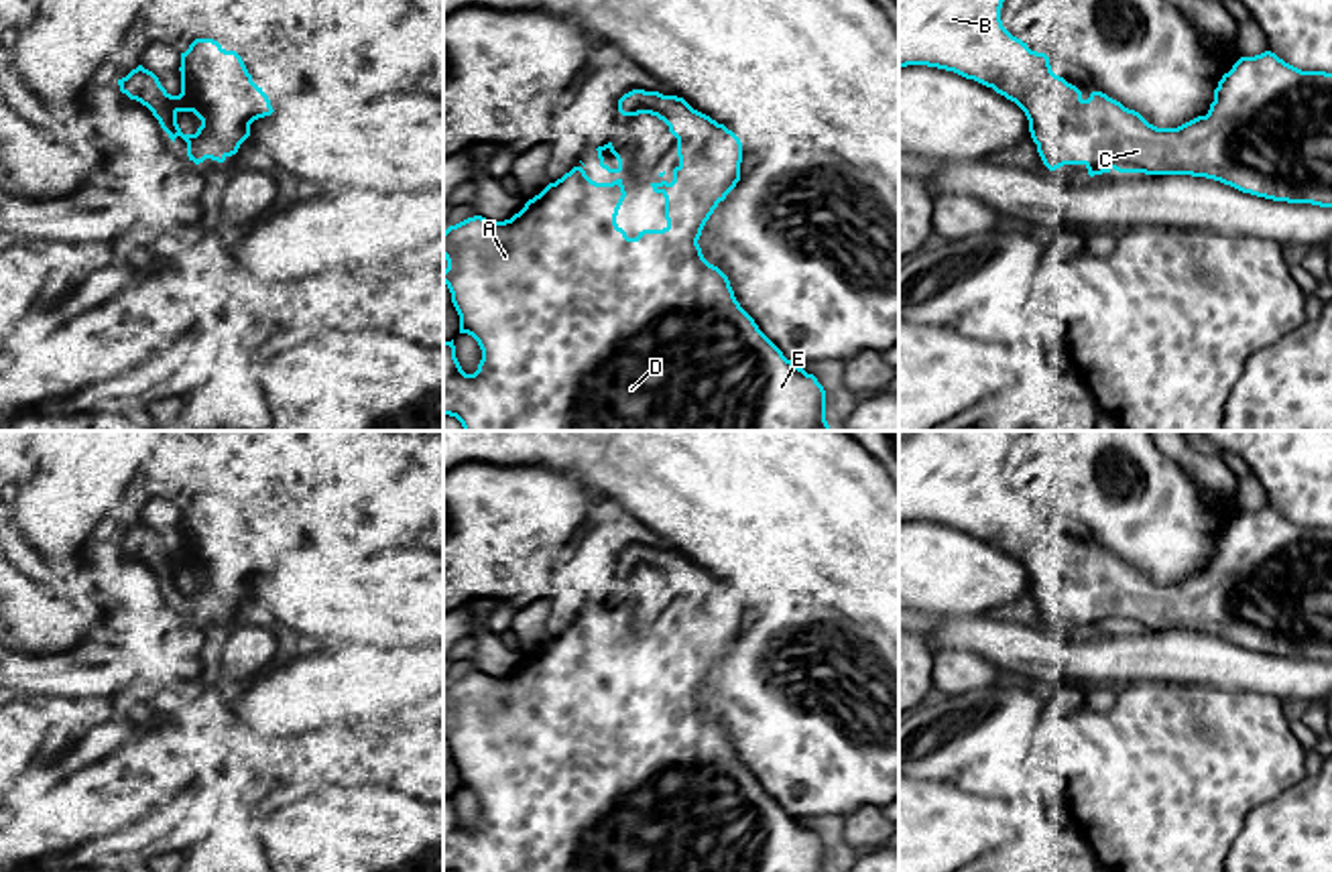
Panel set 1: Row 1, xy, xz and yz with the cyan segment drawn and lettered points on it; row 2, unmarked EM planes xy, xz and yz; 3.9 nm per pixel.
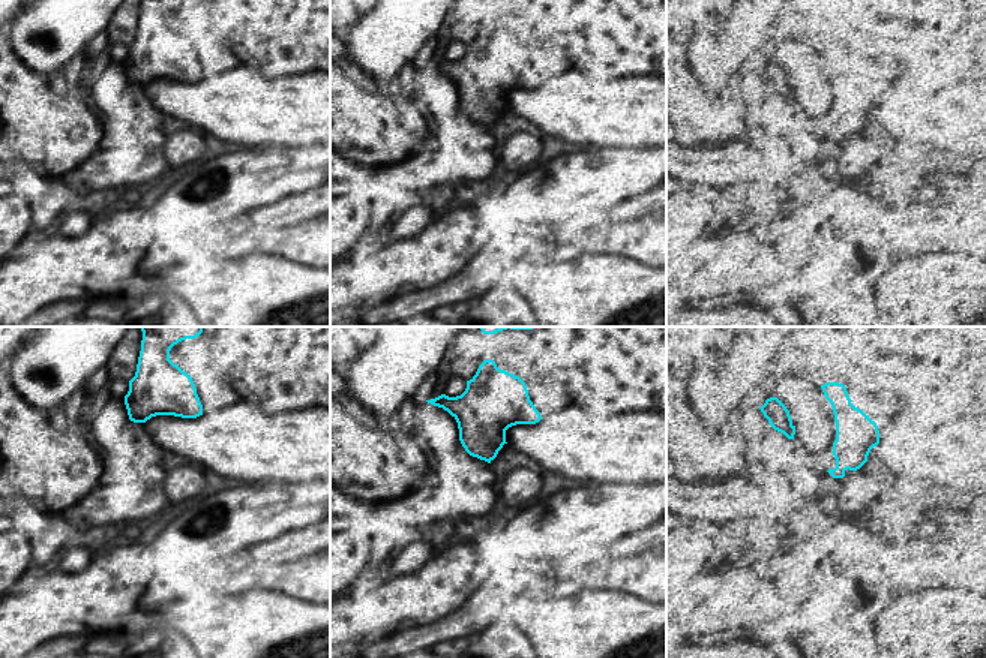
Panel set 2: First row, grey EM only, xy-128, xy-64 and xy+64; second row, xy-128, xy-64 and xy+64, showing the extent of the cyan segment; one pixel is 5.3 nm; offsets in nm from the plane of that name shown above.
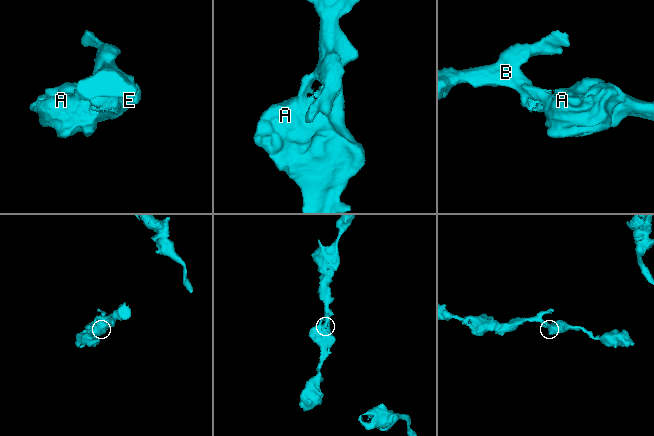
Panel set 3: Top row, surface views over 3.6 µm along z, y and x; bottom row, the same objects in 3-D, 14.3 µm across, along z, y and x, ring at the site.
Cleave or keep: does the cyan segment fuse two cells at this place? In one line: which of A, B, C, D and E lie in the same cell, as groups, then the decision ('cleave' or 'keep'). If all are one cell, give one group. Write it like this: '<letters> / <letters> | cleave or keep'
A B C D E | keep

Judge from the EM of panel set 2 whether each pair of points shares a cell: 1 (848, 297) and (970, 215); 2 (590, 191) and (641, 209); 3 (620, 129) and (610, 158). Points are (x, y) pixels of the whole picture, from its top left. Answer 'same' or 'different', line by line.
1: same
2: different
3: different

